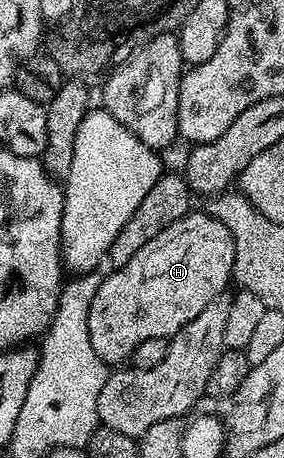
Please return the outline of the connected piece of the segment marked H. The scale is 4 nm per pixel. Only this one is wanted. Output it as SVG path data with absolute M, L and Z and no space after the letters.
M192 211L185 218L171 223L150 239L125 266L108 271L101 286L97 286L97 295L89 308L89 342L97 350L108 366L119 366L130 361L133 350L149 338L167 340L177 335L205 306L212 304L219 296L228 291L227 283L232 283L235 271L235 243L233 234L216 216L208 216L206 211Z

